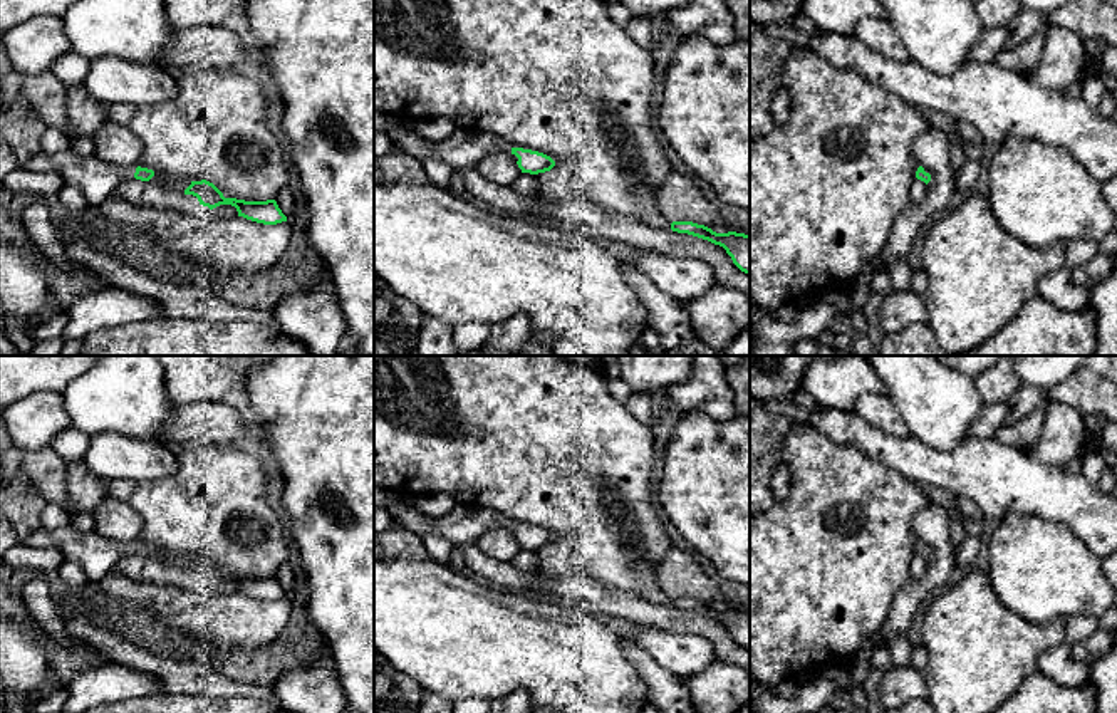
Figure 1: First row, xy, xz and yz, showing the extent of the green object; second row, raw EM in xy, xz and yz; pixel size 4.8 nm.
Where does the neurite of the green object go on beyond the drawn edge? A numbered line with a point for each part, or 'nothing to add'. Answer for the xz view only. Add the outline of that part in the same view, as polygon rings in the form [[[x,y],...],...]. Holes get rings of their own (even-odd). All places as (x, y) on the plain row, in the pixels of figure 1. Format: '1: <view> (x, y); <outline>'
1: xz (465, 524); [[[396,503],[392,507],[392,513],[399,518],[404,528],[413,530],[421,537],[423,535],[443,537],[449,540],[453,545],[475,544],[488,528],[493,527],[510,528],[513,535],[518,537],[518,533],[512,528],[512,525],[518,522],[507,518],[505,515],[490,507],[456,503],[456,507],[448,515],[429,517],[421,513],[414,503]]]

